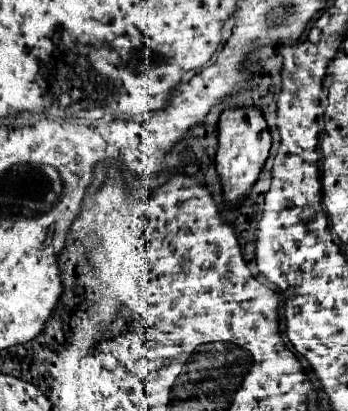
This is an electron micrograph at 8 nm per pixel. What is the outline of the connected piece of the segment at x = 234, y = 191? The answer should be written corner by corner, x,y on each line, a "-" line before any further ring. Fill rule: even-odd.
232,107
224,109
218,121
218,151
216,151
216,169
222,179
224,199
238,203
250,193
250,187
258,179
264,161
272,145
268,123
260,109
256,107

